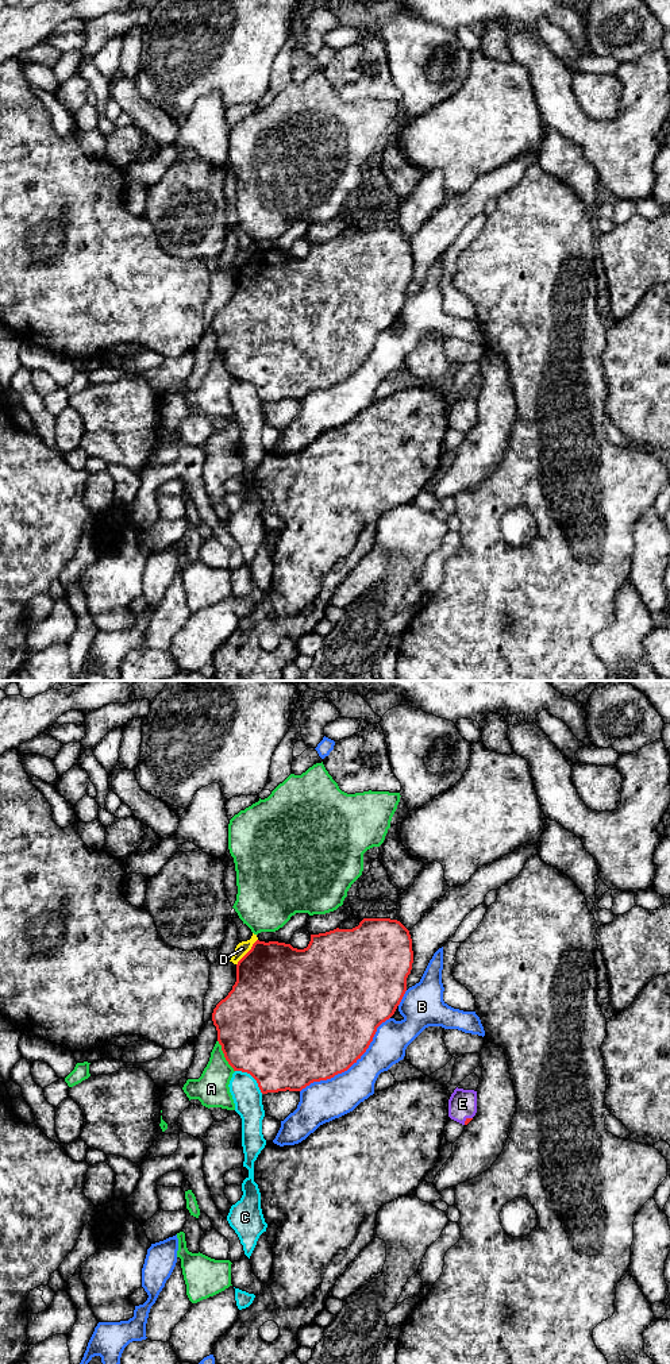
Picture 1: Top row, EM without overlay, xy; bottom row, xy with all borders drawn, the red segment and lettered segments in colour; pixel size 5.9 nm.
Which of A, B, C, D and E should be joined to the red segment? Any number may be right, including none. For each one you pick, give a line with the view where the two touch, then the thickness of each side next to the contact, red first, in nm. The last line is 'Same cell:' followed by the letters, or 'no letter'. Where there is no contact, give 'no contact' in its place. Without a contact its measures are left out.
E: contact in xy; calibres 30 and 170 nm
Same cell: E

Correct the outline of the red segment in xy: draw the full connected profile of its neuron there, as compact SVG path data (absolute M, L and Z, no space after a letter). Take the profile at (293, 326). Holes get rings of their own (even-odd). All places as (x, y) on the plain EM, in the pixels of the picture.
M363 227L353 238L311 243L307 257L257 248L236 273L236 290L212 321L226 369L234 379L250 382L262 402L301 400L313 390L347 379L366 361L377 336L389 328L407 300L413 271L409 239L397 228Z

